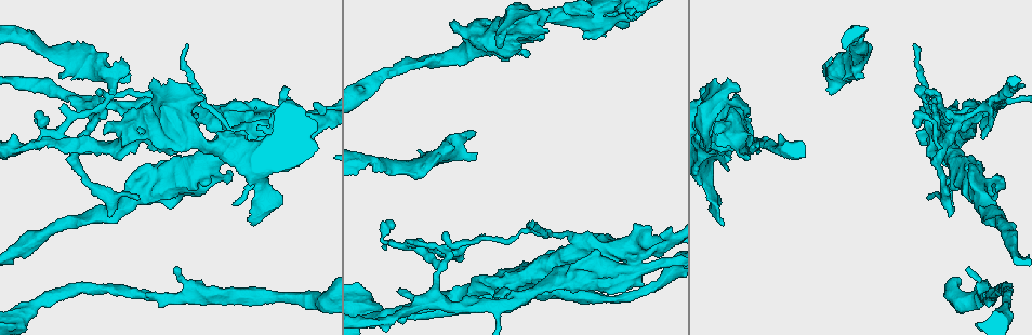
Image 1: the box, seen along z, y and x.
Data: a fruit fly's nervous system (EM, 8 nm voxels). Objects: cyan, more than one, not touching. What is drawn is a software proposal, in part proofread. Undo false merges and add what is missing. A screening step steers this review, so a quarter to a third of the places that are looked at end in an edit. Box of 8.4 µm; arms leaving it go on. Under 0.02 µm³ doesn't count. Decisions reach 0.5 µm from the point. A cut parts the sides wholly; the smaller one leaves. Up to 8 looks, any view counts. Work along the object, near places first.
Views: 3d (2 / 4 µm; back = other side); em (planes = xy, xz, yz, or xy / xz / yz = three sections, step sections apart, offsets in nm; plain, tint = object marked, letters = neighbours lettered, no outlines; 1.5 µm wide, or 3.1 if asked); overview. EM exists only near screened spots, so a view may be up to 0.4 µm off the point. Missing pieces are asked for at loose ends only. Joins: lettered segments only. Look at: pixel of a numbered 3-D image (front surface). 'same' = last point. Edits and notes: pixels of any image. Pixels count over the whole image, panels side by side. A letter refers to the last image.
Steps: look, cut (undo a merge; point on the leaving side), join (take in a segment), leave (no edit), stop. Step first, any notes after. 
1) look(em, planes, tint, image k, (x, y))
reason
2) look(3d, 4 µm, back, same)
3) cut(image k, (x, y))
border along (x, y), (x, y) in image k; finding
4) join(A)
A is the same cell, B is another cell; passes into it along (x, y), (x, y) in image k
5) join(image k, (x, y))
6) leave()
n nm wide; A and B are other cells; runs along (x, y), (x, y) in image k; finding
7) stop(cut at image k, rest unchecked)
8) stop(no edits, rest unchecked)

look(em, yz, step 8, tint, image 1, (970, 165))
stops while still wide

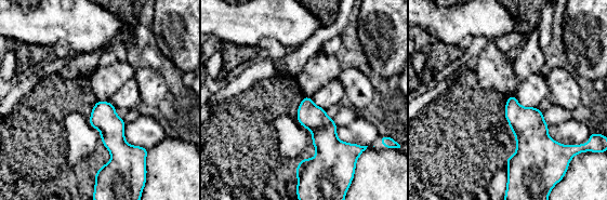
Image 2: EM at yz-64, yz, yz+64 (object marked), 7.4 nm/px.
look(em, planes, letters, same)
another direction

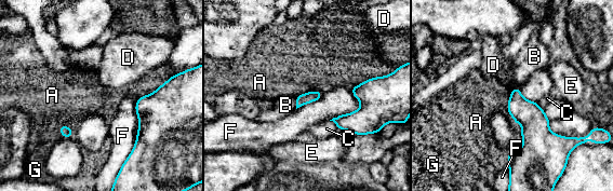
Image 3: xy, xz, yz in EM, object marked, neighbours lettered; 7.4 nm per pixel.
leave()
A, B, C, D, E, F and G are other cells; none of them fits

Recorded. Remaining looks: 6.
look(em, planes, letters, image 1, (401, 290))
an open end

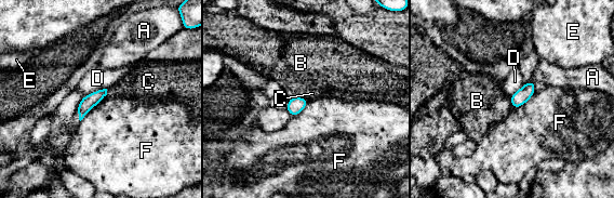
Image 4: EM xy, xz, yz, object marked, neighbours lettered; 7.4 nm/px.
leave()
A, B, C, D, E and F are other cells; none of them fits

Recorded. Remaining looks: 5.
look(3d, 4 µm, back, image 1, (600, 19))
sudden change in width

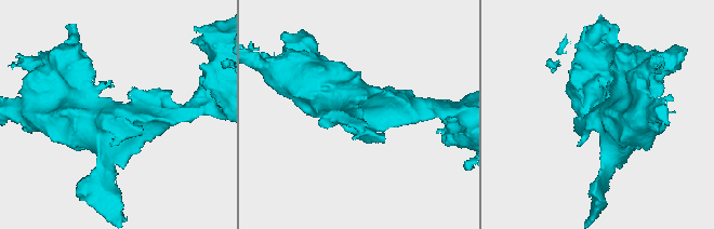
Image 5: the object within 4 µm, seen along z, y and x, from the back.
look(em, planes, letters, image 5, (598, 118))

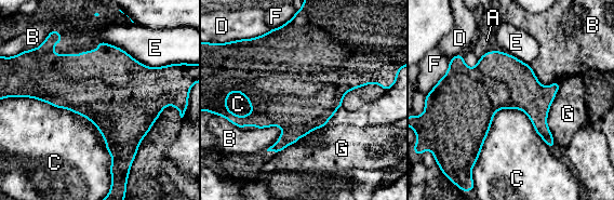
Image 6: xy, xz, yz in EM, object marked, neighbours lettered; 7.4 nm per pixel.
leave()
A, B, C, D, E, F and G are other cells; continuous, no second neuron

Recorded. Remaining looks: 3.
stop(no edits, rest unchecked)

